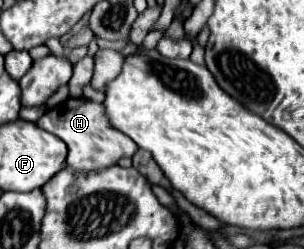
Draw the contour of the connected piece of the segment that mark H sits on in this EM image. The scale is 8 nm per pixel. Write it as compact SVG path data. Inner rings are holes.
M66 99L64 103L48 109L38 121L38 127L44 131L56 135L62 139L68 147L68 159L66 165L78 171L98 171L102 167L116 165L122 157L132 157L136 153L136 143L114 129L106 117L106 109L100 103L94 103L90 99Z

